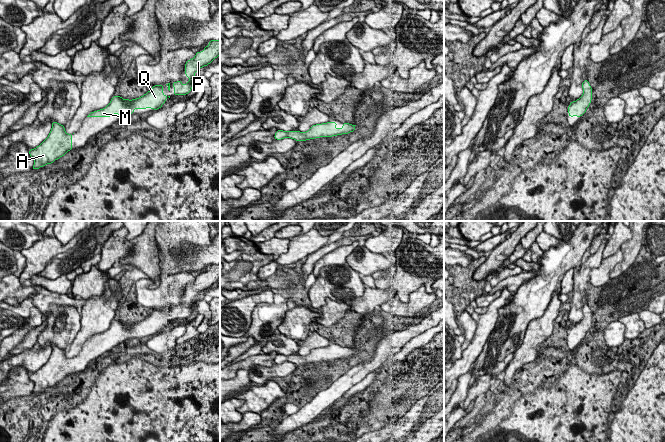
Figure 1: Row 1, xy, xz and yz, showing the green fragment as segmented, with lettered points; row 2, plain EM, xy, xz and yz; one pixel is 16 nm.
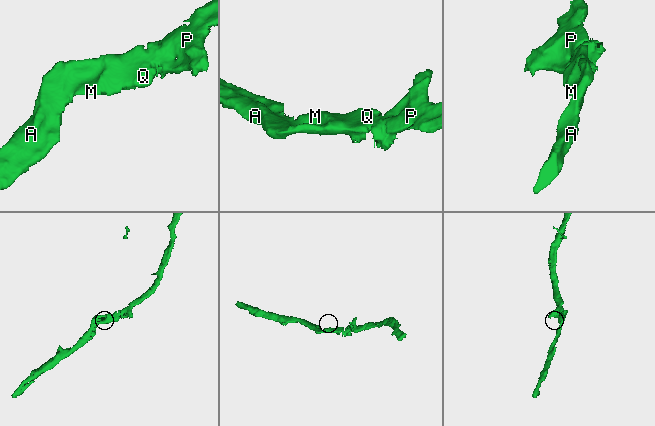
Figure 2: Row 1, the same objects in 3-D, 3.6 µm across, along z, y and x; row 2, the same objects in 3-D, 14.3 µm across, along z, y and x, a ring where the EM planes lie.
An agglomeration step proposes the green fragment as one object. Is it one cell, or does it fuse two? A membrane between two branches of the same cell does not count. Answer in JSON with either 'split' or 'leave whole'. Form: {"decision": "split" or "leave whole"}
{"decision": "leave whole"}

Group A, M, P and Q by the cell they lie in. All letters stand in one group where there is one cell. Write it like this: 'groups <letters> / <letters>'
groups A M P Q

